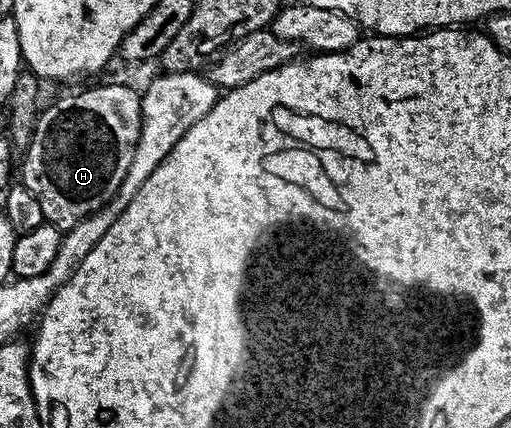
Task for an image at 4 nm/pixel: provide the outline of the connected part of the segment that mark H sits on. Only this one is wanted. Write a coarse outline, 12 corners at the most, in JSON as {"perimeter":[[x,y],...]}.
{"perimeter":[[98,84],[39,111],[20,183],[59,230],[136,154],[142,93]]}

